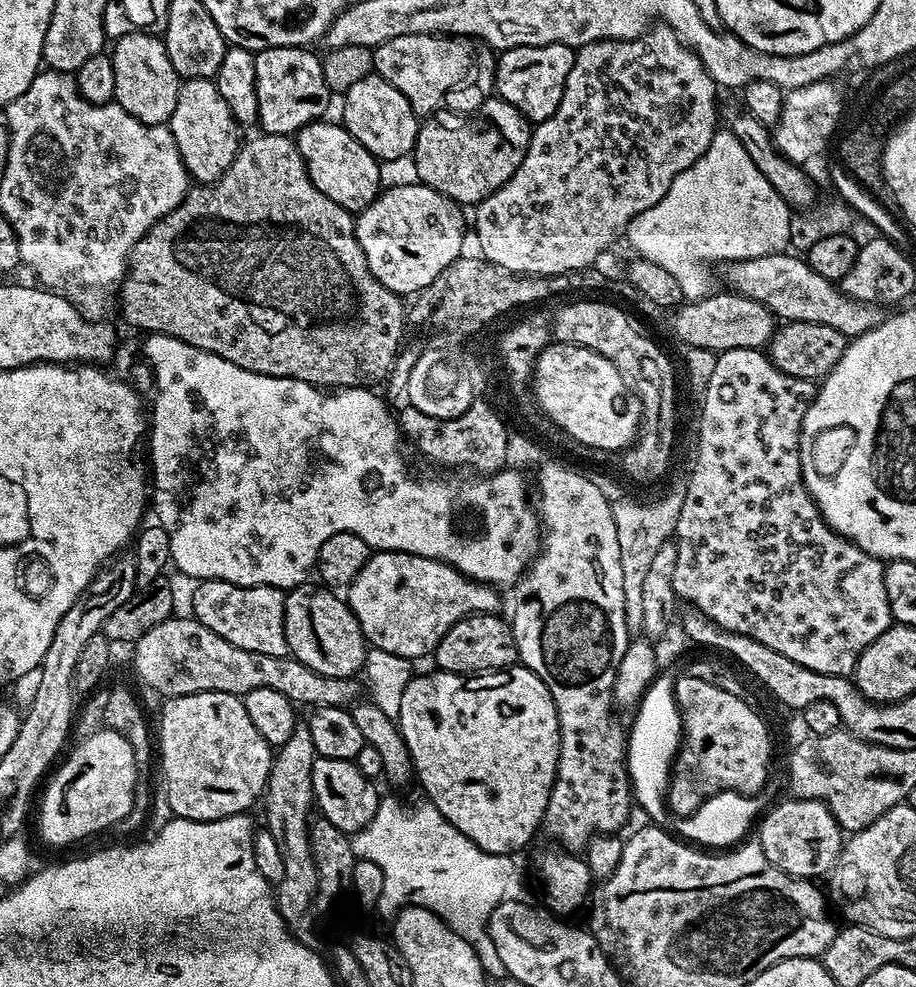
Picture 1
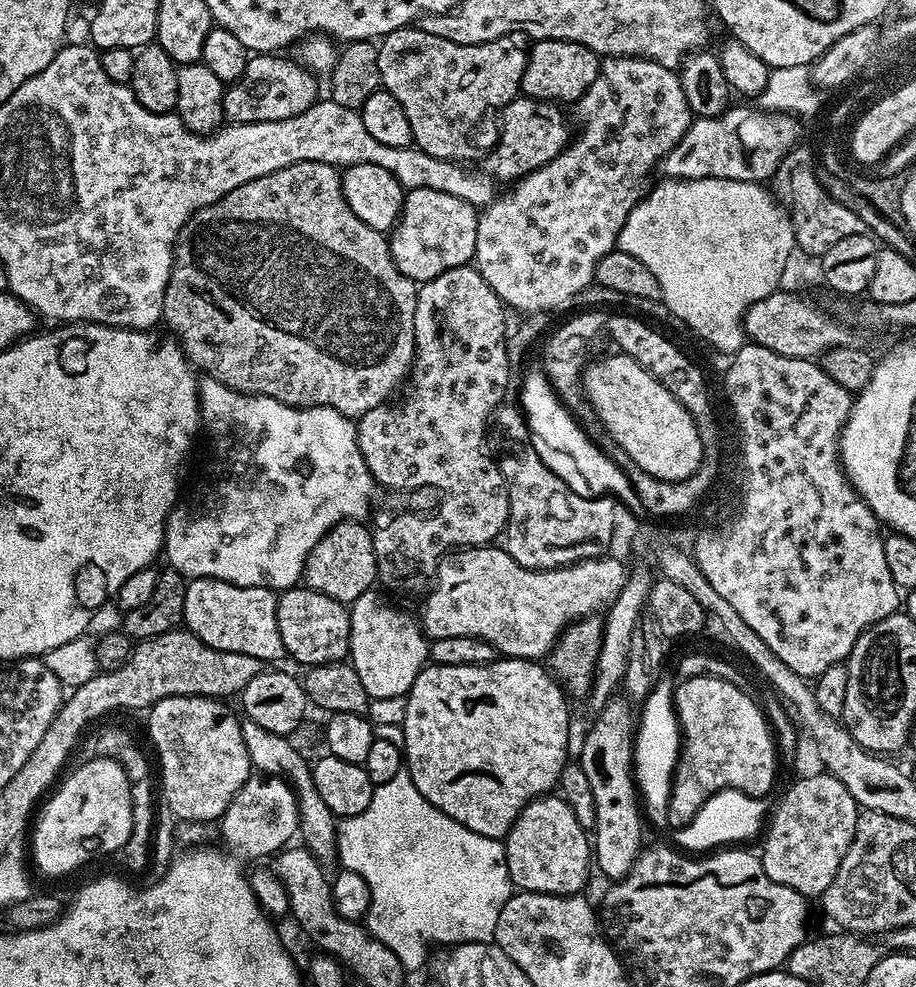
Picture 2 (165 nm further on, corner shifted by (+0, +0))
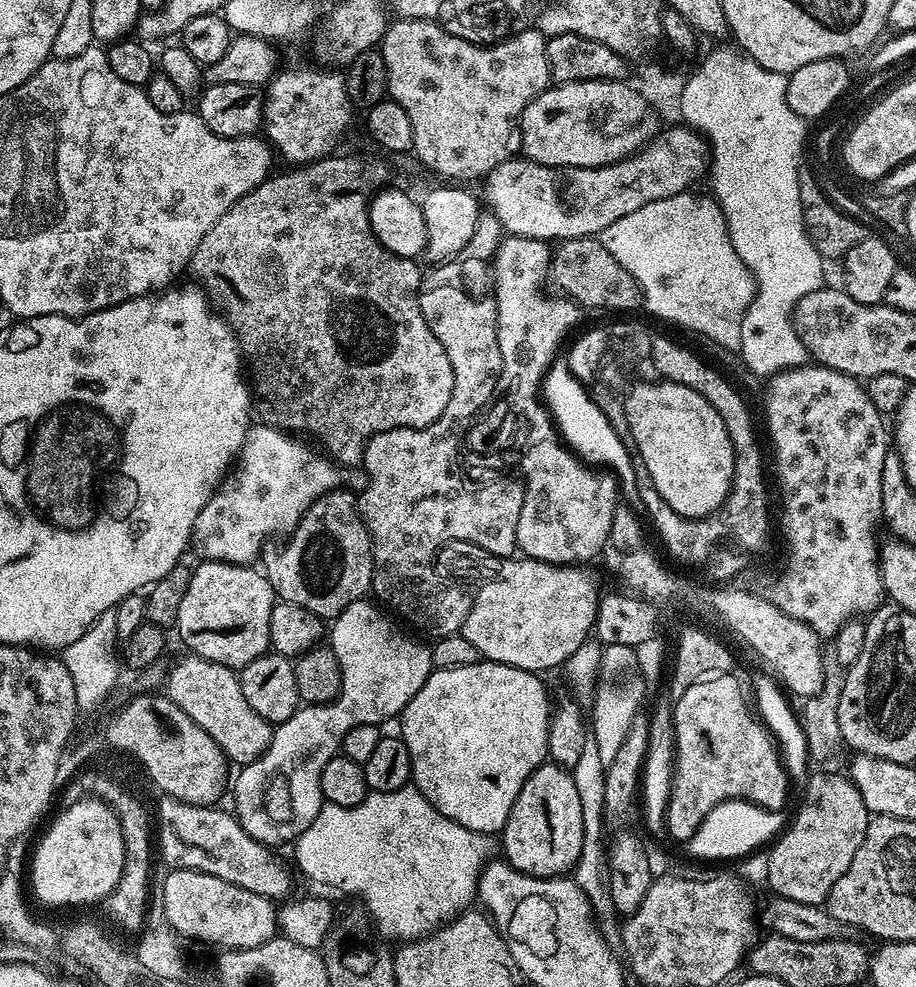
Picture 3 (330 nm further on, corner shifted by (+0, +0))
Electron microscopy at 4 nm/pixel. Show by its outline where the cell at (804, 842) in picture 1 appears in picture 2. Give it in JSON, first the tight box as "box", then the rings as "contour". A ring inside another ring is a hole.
{"box":[762,771,861,898],"contour":[[[817,771],[817,776],[804,776],[771,813],[772,825],[767,825],[768,837],[764,840],[762,863],[766,874],[790,890],[798,890],[805,898],[823,897],[826,886],[834,882],[846,850],[856,833],[856,823],[861,809],[850,798],[850,790],[827,772]]]}

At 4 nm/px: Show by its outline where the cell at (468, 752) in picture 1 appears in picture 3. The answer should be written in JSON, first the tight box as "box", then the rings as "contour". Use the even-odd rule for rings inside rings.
{"box":[398,662,550,834],"contour":[[[491,662],[458,666],[457,668],[438,668],[429,674],[428,681],[424,683],[422,690],[418,690],[418,694],[414,694],[414,698],[410,698],[410,702],[399,717],[400,729],[398,729],[398,732],[403,739],[406,750],[410,750],[411,783],[436,807],[436,811],[475,832],[485,834],[503,833],[506,822],[510,818],[510,810],[514,806],[522,786],[526,786],[526,778],[530,778],[530,774],[534,774],[534,770],[538,770],[540,765],[548,760],[550,703],[548,704],[548,692],[544,689],[544,684],[540,680],[543,679],[537,673],[527,672],[509,664],[494,664]]]}

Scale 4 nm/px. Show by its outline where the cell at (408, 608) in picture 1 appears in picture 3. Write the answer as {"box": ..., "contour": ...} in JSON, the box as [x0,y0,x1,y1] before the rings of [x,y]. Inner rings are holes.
{"box":[462,558,598,674],"contour":[[[496,558],[491,563],[496,577],[475,589],[462,635],[480,651],[485,661],[509,664],[537,674],[545,674],[551,668],[559,669],[593,631],[598,603],[595,578],[587,576],[580,566],[543,564],[527,558]]]}

